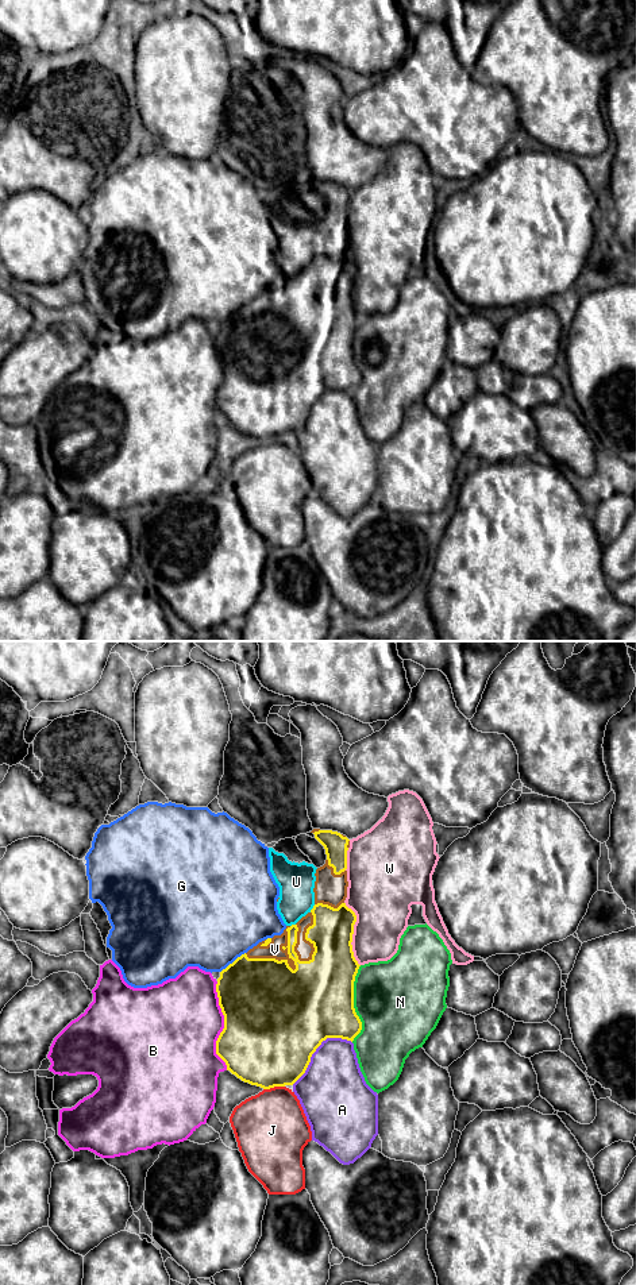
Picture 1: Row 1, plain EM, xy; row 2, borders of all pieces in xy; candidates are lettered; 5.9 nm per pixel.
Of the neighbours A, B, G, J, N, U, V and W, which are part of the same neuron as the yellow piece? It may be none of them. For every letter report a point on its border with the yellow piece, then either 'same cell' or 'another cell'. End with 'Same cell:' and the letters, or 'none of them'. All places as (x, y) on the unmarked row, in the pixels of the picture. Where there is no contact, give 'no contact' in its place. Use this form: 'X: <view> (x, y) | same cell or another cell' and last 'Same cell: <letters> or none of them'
A: xy (316, 400) | another cell
B: xy (224, 378) | another cell
G: xy (234, 313) | another cell
J: xy (273, 439) | another cell
N: xy (353, 355) | another cell
U: xy (312, 261) | another cell
V: xy (272, 311) | another cell
W: xy (353, 285) | another cell
Same cell: none of them

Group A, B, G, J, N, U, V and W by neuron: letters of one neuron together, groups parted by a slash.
A / B / G / J / N / U V / W

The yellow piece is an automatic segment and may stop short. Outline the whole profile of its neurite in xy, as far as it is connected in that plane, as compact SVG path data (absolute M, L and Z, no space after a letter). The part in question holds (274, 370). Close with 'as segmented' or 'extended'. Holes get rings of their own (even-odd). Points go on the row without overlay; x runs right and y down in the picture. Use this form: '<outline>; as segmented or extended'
M317 255L313 258L311 265L313 267L313 277L307 281L305 292L313 297L315 304L309 313L300 313L297 305L294 304L298 279L297 277L292 277L290 279L286 281L288 283L286 300L289 310L294 313L296 317L294 323L289 319L288 312L278 313L275 310L248 310L247 306L244 305L240 309L238 309L232 316L230 316L226 321L223 321L220 324L220 329L217 331L216 344L219 350L219 358L224 367L224 381L216 393L216 406L226 414L227 422L230 422L238 431L251 437L261 439L263 441L293 437L305 425L311 414L312 406L316 404L316 401L321 397L323 393L325 393L327 390L342 390L352 394L354 390L362 382L362 374L354 360L354 333L361 319L354 309L351 297L356 267L351 261L346 258L346 255L342 255L338 261L334 261L328 256Z; as segmented

